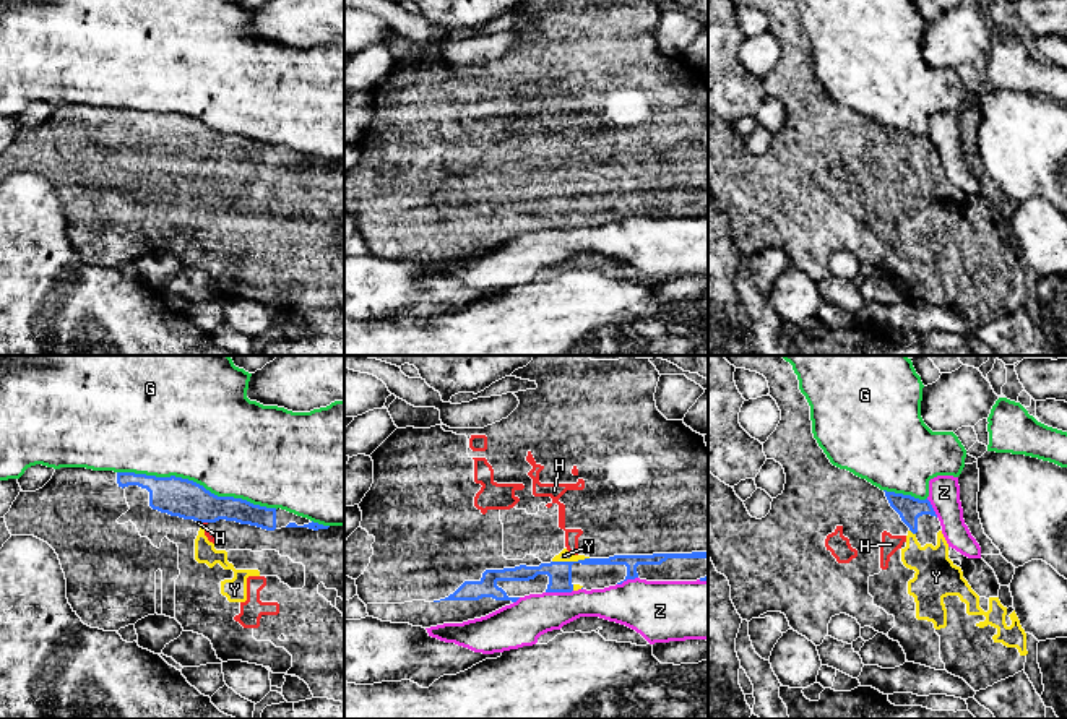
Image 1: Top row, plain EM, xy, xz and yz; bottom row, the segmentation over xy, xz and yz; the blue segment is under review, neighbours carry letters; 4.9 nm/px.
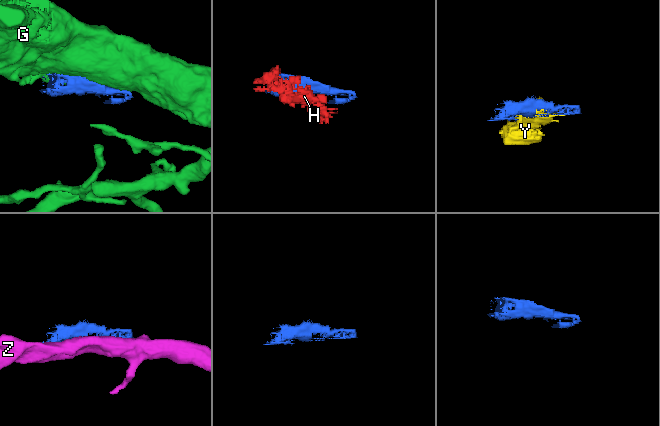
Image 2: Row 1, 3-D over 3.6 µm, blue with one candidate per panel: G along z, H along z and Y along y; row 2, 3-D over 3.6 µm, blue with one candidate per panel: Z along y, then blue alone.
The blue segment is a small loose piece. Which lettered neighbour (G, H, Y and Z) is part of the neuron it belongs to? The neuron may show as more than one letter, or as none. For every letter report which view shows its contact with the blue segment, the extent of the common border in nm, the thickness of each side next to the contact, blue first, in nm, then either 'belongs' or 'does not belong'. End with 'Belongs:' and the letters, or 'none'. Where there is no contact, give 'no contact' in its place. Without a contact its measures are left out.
G: contact in xy; length 800 nm; calibres 190 and 500 nm; does not belong
H: contact in xy; length 50 nm; calibres 190 and 20 nm; belongs
Y: contact in xz; length 190 nm; calibres 120 and 60 nm; belongs
Z: contact in xz; length 140 nm; calibres 120 and 220 nm; does not belong
Belongs: H, Y

